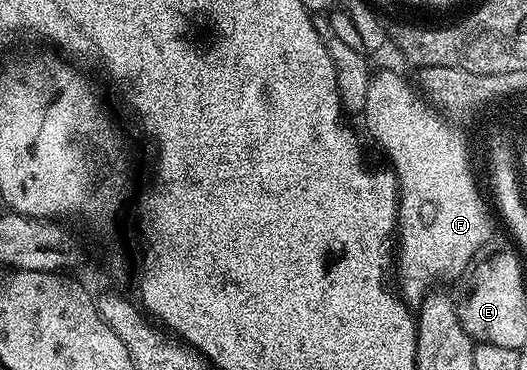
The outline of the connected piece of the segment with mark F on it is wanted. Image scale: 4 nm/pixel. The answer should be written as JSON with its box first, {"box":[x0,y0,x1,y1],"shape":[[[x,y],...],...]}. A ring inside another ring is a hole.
{"box":[366,69,490,303],"shape":[[[382,69],[379,73],[377,70],[368,83],[366,109],[370,113],[370,133],[378,140],[379,147],[390,156],[392,172],[398,177],[397,288],[407,302],[418,303],[435,286],[433,284],[438,277],[434,273],[465,274],[471,268],[472,262],[483,252],[482,244],[490,237],[490,217],[478,194],[478,185],[470,174],[470,161],[466,158],[467,142],[451,138],[433,117],[417,110],[413,97],[402,85],[401,75],[401,72],[390,69]]]}

